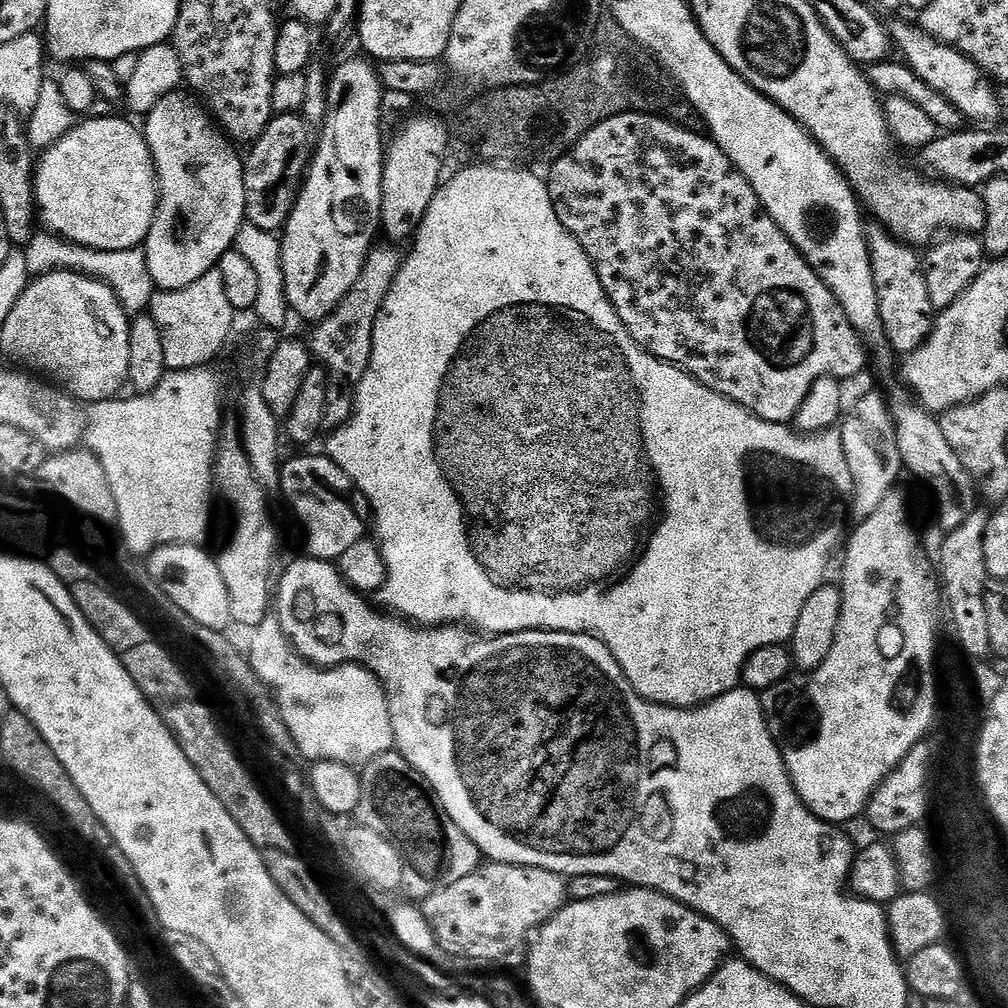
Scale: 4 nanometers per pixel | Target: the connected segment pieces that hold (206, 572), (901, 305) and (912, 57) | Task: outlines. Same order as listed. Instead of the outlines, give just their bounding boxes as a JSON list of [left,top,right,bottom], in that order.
[[146,544,232,632],[866,226,934,354],[886,20,1000,126]]

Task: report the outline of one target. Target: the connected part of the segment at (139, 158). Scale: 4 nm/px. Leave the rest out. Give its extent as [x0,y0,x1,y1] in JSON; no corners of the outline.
[36,116,158,252]

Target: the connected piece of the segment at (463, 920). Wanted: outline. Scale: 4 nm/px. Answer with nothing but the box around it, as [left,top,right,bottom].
[422,862,568,965]

